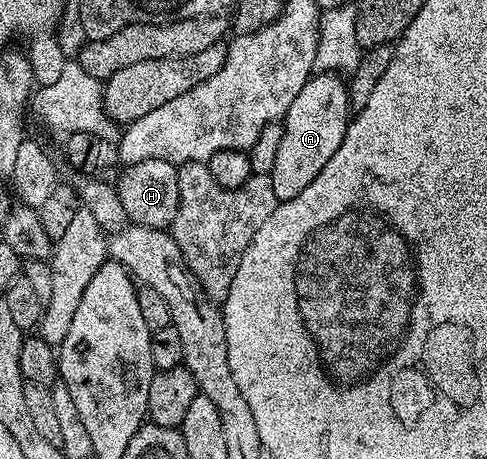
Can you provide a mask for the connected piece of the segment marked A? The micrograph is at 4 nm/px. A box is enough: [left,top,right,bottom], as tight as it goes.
[271,72,351,202]

